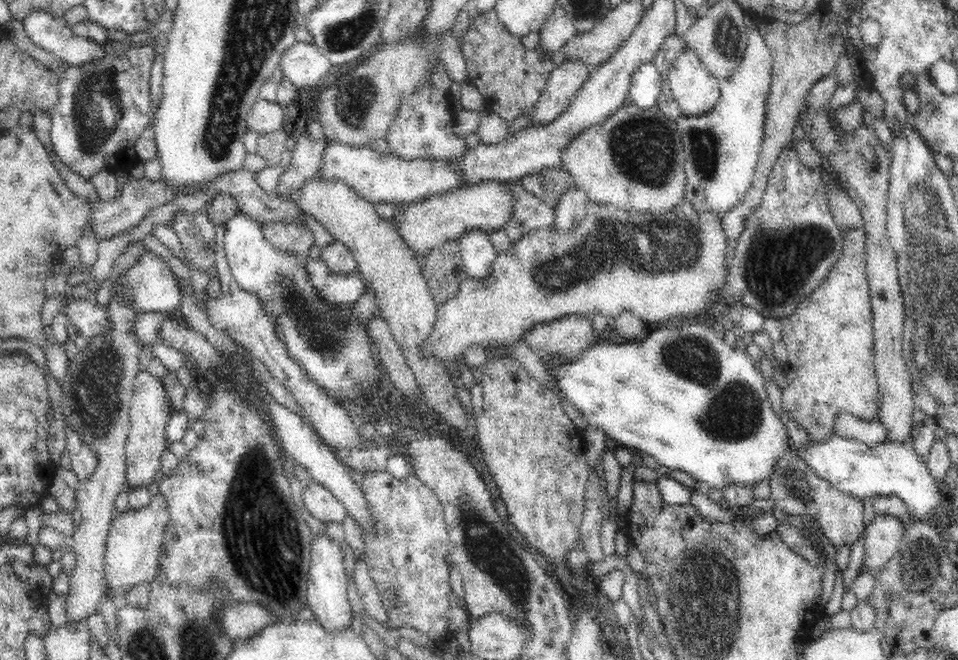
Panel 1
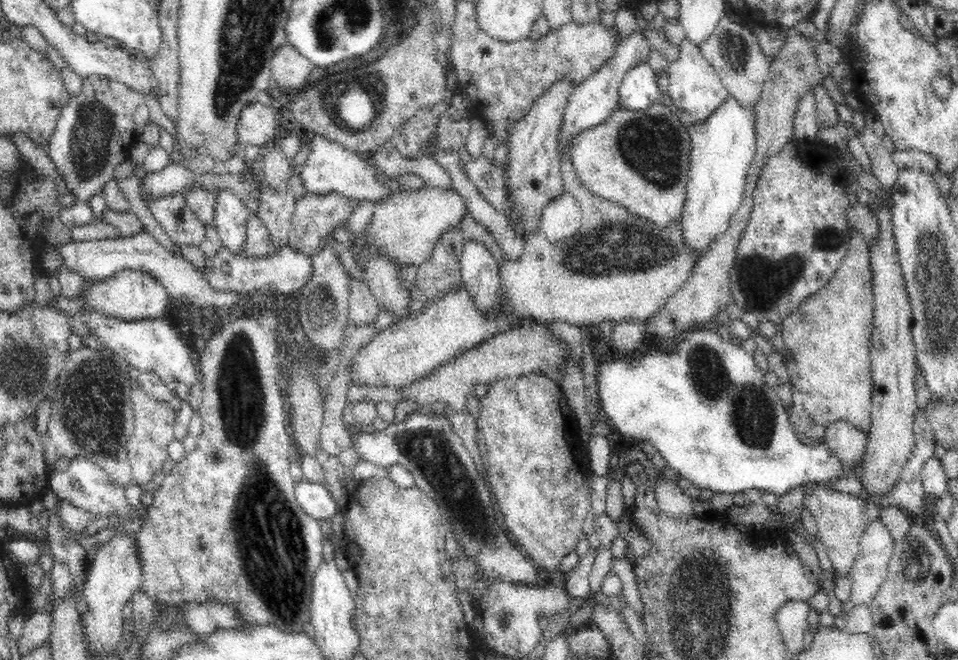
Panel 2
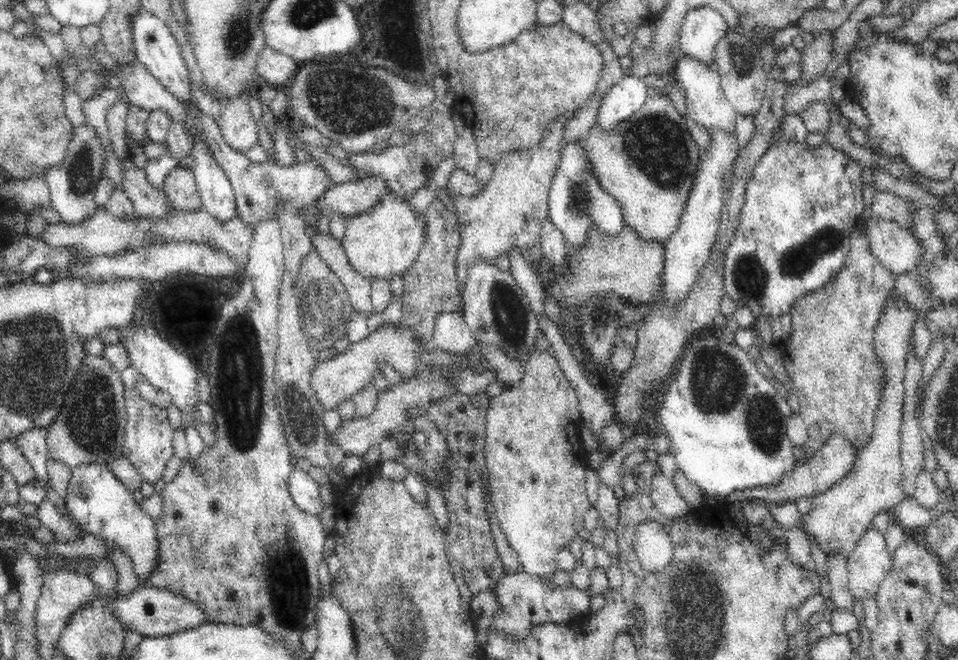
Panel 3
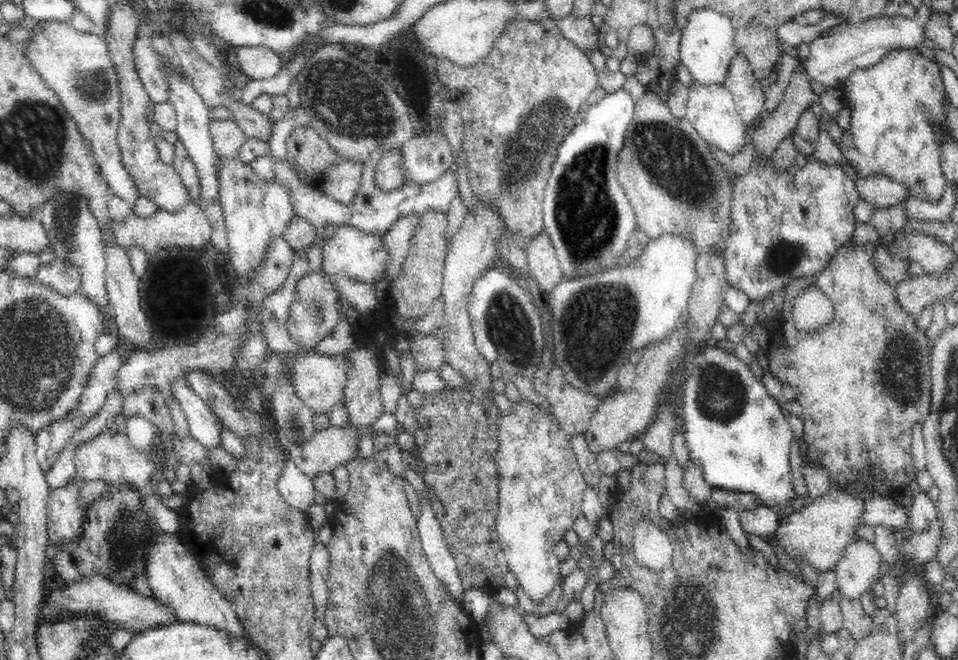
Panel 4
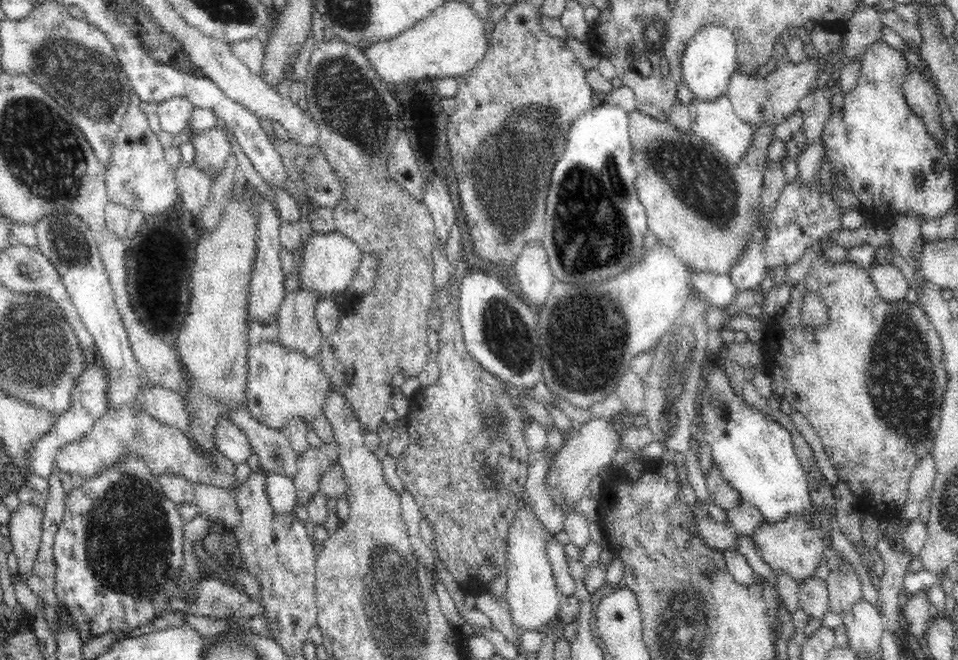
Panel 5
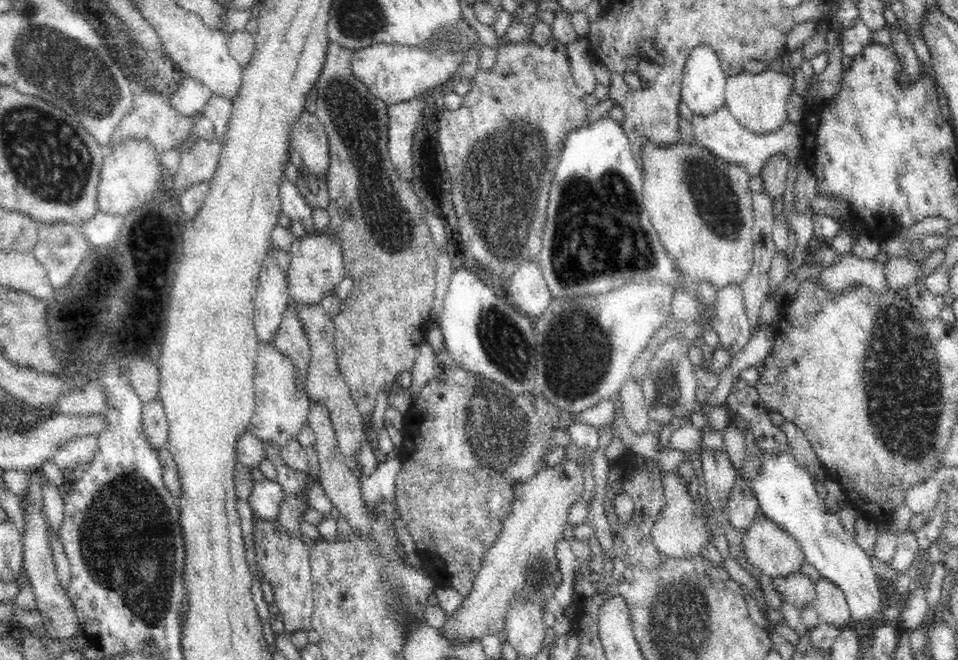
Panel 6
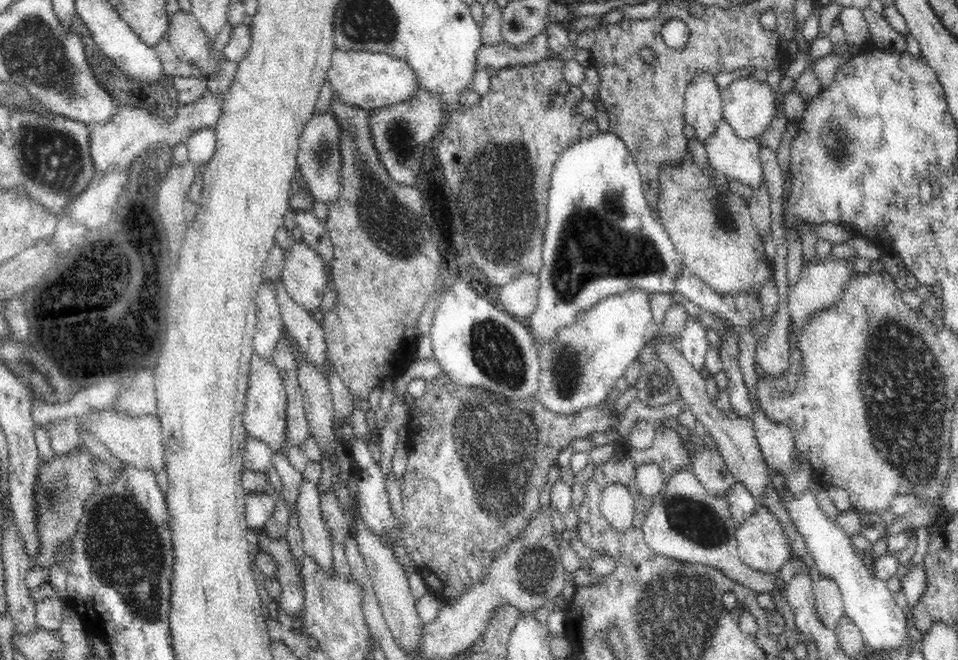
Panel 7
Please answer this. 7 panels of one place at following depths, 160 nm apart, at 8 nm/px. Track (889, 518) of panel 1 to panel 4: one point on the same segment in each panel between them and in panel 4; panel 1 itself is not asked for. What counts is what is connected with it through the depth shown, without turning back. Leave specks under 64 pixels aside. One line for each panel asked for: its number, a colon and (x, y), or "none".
2: (876, 546)
3: (868, 564)
4: (859, 568)

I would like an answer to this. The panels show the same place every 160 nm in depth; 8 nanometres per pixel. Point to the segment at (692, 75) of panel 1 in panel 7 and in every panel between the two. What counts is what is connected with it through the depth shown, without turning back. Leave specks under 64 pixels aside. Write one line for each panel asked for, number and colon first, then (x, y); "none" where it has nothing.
2: (694, 86)
3: (705, 101)
4: (711, 109)
5: (715, 121)
6: (720, 132)
7: (728, 153)

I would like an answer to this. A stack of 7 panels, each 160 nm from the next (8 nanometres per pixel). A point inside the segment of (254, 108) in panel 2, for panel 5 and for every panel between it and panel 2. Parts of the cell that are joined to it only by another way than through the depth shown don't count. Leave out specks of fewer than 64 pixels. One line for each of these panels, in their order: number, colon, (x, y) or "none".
3: (237, 122)
4: (228, 137)
5: (212, 148)

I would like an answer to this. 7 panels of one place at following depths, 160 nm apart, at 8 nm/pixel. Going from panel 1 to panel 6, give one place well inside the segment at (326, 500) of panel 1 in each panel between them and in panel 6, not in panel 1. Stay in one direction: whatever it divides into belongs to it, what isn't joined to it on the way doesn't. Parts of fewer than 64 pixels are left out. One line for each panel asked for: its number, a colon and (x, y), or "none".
2: (315, 499)
3: (305, 493)
4: (296, 488)
5: (283, 494)
6: (267, 496)

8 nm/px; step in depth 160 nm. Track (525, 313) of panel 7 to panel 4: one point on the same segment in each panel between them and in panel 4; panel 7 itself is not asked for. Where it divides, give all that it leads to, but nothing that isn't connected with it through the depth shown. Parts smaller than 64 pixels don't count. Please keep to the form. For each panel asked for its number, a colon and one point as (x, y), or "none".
4: (543, 263)
5: (533, 270)
6: (528, 286)

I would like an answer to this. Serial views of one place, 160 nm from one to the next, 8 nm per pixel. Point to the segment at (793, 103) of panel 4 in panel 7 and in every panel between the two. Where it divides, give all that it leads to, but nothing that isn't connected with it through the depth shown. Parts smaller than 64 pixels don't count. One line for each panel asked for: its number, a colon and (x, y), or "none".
5: (696, 201)
6: (701, 206)
7: (710, 225)

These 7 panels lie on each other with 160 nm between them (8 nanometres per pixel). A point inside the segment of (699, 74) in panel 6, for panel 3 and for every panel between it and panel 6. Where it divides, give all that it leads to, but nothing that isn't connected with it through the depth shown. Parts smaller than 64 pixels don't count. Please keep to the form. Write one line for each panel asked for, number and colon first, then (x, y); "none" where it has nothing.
3: (703, 26)
4: (707, 45)
5: (710, 57)

